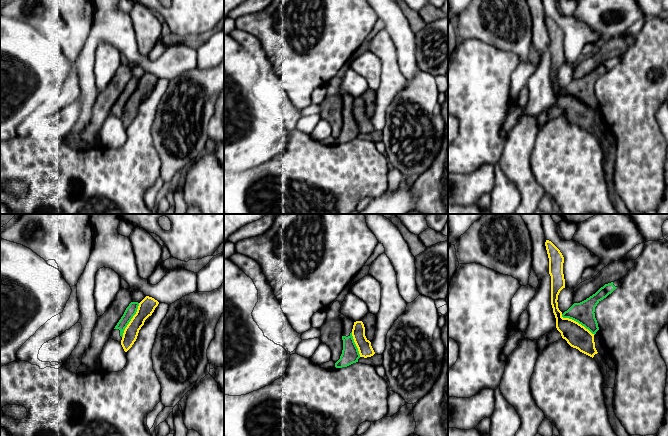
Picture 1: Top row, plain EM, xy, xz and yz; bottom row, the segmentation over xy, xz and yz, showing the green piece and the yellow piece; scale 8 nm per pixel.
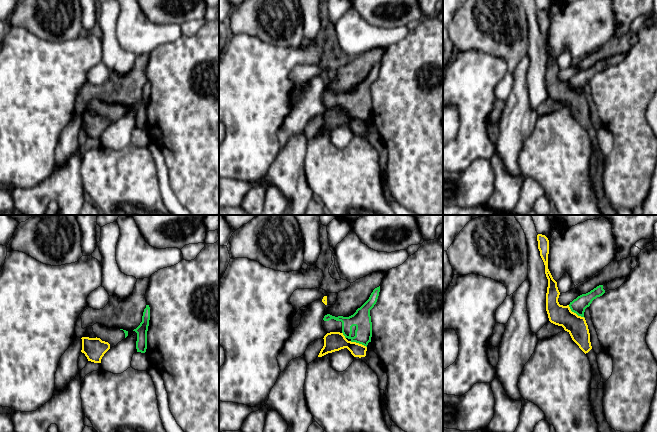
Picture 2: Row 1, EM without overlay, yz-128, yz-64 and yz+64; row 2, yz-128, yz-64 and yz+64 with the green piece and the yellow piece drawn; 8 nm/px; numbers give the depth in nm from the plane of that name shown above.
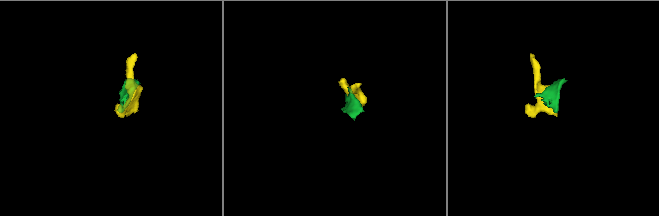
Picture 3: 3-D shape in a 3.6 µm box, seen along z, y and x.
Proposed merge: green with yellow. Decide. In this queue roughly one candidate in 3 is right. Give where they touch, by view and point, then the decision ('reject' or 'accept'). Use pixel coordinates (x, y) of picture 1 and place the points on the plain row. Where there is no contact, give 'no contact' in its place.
contact yz (577, 97); reject

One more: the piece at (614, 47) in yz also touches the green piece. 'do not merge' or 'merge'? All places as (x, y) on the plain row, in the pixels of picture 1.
do not merge

